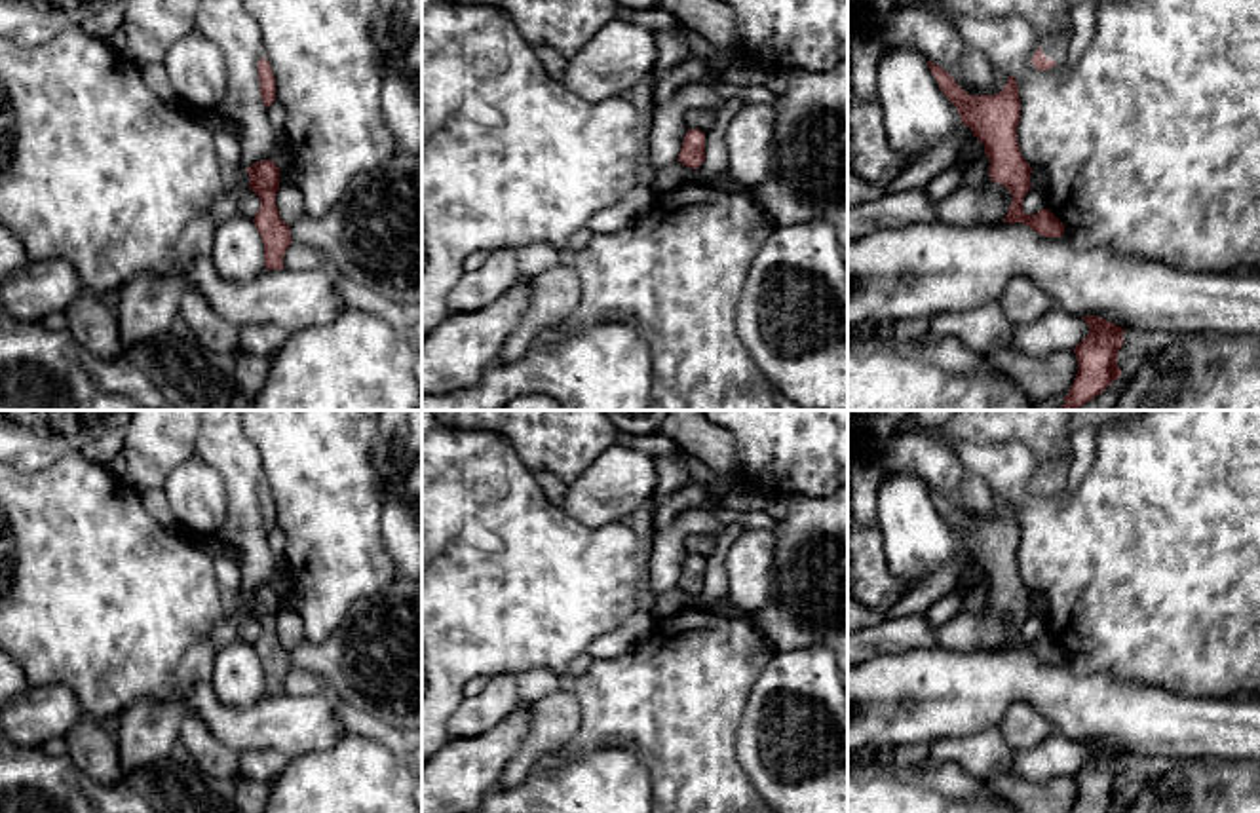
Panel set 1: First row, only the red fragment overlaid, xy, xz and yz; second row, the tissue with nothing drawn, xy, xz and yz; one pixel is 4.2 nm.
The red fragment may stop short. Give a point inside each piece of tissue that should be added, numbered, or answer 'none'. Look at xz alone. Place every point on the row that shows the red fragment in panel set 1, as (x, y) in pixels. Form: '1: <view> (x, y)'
none

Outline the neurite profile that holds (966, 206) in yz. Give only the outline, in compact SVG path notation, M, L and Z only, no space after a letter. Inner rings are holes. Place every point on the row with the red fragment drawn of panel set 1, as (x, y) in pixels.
M994 180L983 188L960 186L945 199L937 201L937 218L948 226L1002 224L1013 196Z

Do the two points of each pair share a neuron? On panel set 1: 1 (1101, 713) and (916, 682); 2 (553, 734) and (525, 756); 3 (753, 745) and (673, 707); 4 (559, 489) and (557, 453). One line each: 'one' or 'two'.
1: one
2: one
3: two
4: two

